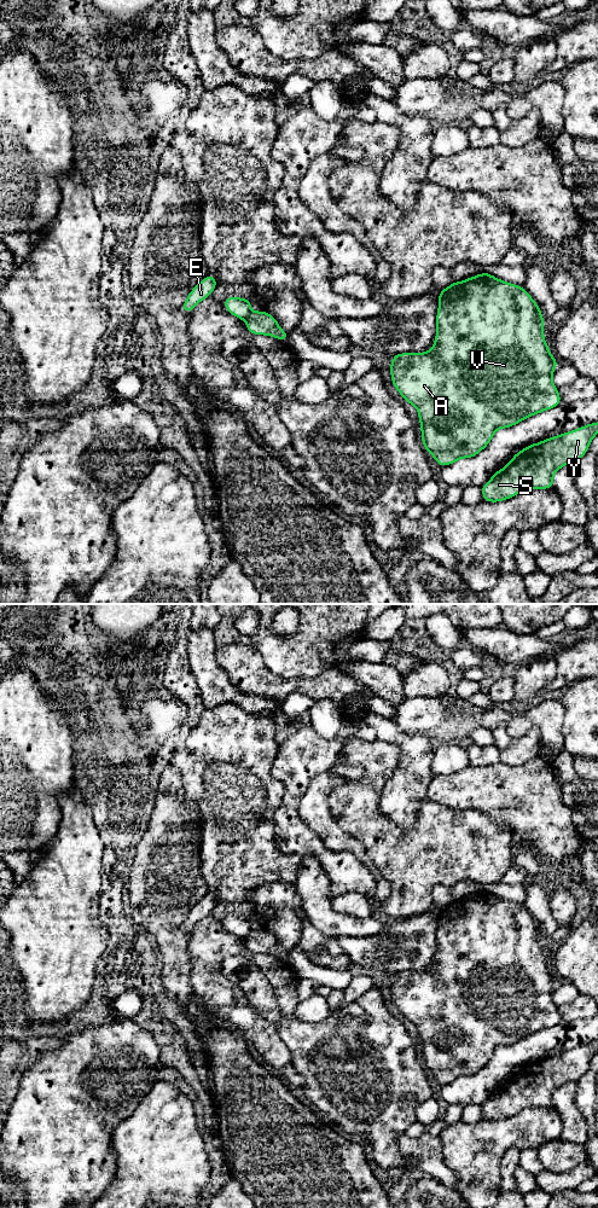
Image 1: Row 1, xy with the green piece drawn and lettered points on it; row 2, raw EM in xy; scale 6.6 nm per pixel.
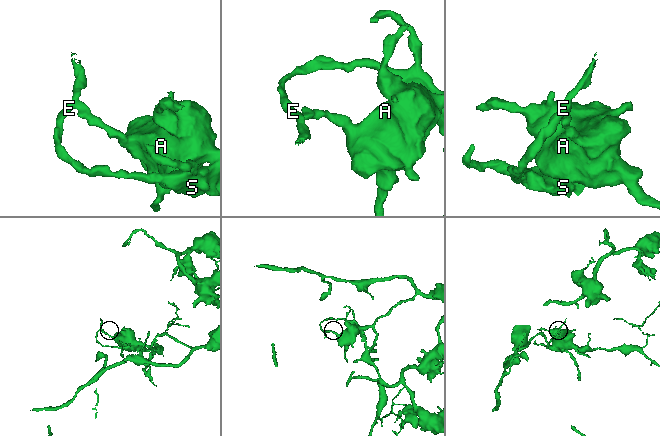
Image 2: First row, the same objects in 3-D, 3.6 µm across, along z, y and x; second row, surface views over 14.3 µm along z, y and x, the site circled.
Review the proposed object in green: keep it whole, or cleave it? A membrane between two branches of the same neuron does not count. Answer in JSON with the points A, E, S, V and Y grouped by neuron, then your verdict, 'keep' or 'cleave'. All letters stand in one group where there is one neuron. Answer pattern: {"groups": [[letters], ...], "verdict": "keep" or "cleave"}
{"groups": [["A", "V"], ["E", "S", "Y"]], "verdict": "cleave"}

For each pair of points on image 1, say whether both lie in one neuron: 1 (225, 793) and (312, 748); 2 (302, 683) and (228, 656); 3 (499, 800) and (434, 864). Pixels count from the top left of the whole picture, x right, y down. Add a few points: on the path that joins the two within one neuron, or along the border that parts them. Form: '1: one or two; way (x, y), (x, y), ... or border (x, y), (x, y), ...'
1: two; border (278, 745), (271, 774), (283, 784), (284, 794)
2: one; way (284, 684), (266, 684), (256, 679), (247, 669)
3: two; border (457, 808), (475, 808), (510, 826)

